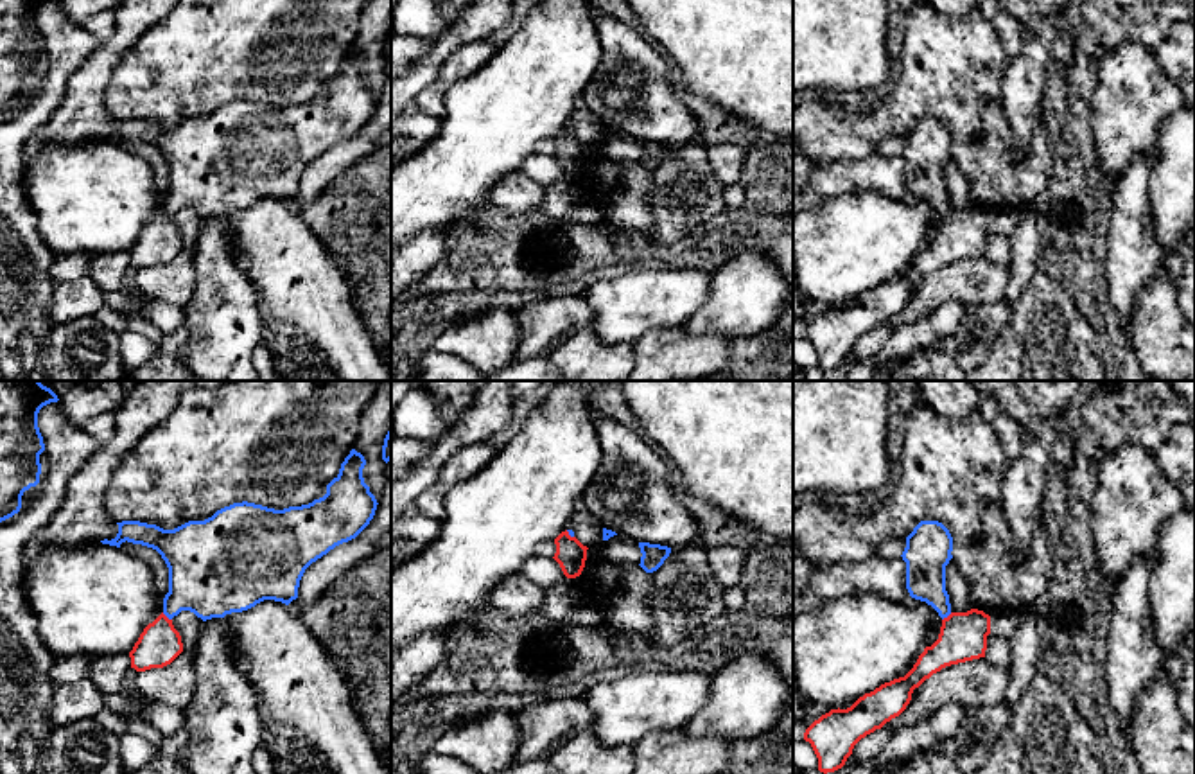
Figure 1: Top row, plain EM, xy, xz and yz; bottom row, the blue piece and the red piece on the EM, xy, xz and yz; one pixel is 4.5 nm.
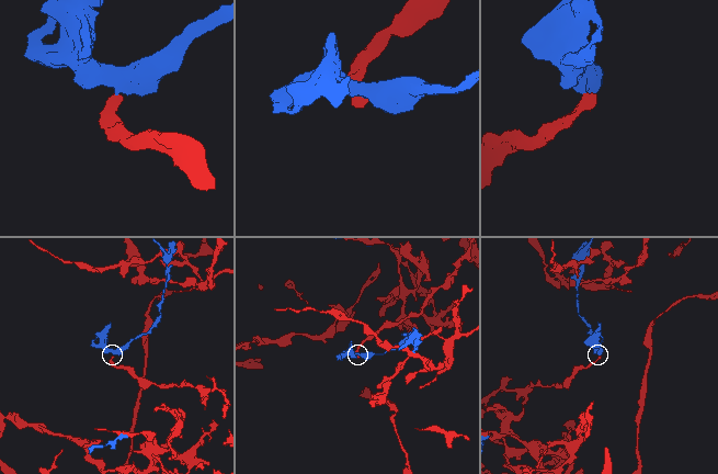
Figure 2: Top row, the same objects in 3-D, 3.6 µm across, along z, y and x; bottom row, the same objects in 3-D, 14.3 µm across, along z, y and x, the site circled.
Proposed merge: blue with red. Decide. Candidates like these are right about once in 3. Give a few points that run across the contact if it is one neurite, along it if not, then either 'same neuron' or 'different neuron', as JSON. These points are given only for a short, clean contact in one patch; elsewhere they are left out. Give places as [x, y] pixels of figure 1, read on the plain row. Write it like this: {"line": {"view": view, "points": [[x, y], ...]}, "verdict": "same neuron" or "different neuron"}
{"line": {"view": "xy", "points": [[162, 211], [171, 218]]}, "verdict": "different neuron"}

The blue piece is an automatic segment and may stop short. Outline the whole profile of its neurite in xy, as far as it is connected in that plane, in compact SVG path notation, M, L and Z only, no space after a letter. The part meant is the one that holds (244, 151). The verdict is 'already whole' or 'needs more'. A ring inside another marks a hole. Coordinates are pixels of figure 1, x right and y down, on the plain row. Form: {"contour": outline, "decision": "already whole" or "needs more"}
{"contour": "M355 47L341 61L339 72L327 83L327 92L309 102L283 108L255 101L233 101L205 119L188 119L174 128L140 119L122 119L115 136L102 142L120 145L122 140L156 147L169 165L169 190L163 212L172 217L190 208L203 219L242 210L264 198L289 203L298 196L305 167L336 144L355 136L373 117L377 97L364 81L366 57Z", "decision": "already whole"}

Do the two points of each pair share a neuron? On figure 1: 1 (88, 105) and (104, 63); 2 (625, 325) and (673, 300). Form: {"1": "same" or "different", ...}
{"1": "same", "2": "same"}

